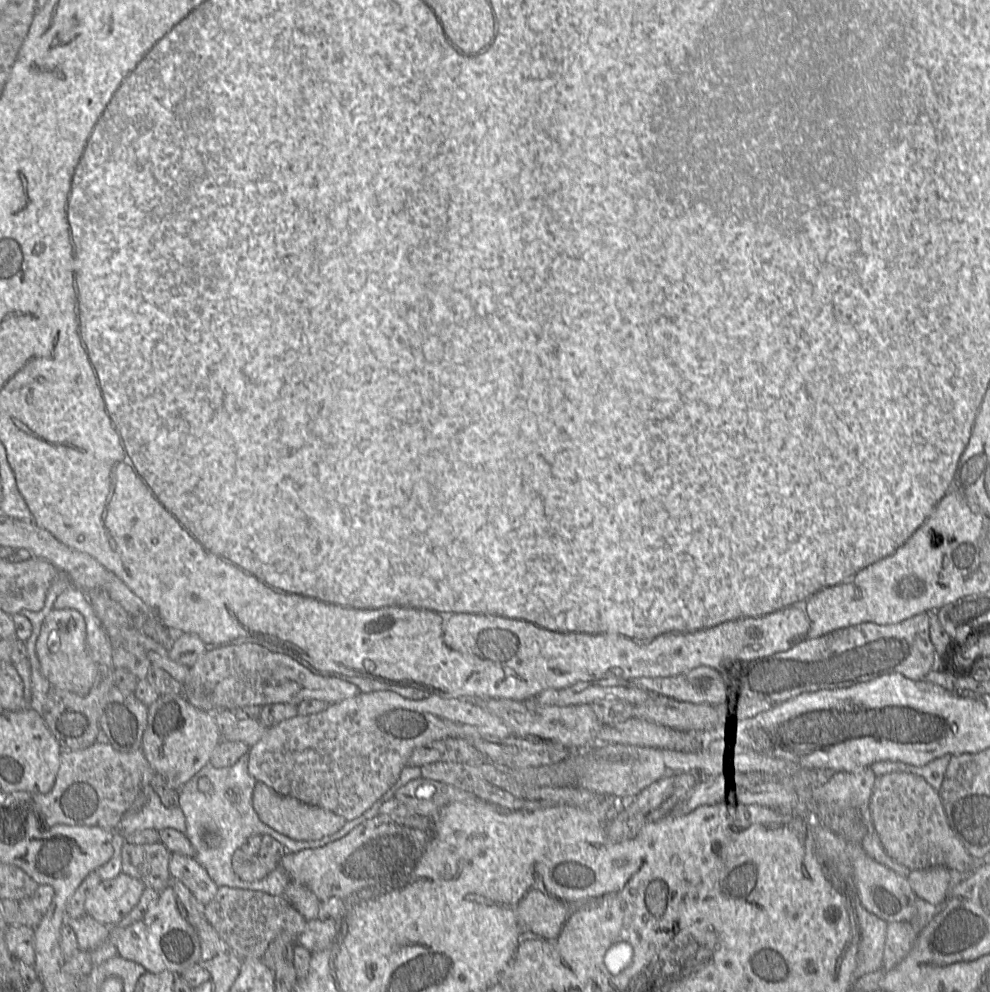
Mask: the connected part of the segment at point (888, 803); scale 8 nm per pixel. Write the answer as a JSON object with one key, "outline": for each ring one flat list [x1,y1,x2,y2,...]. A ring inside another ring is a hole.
{"outline":[[892,772,877,777,869,809,887,855,911,871,945,866,964,872,971,867,972,856,950,828,939,793,921,776]]}

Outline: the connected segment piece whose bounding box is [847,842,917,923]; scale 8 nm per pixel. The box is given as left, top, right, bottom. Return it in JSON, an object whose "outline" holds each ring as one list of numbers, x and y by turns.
{"outline":[[847,842,847,854,854,869,855,884,862,905,871,913,889,922,910,922,916,915,916,895,907,877,869,857,861,844]]}

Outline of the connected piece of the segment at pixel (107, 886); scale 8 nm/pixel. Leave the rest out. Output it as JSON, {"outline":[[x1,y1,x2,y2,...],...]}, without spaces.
{"outline":[[124,873,101,881,86,897,86,915,105,926,115,926,138,904,145,888,142,881]]}

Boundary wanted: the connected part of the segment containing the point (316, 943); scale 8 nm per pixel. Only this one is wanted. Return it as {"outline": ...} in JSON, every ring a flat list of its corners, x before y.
{"outline":[[335,920,307,921,304,931,299,935,296,944,311,953,326,950,337,937,338,926]]}

